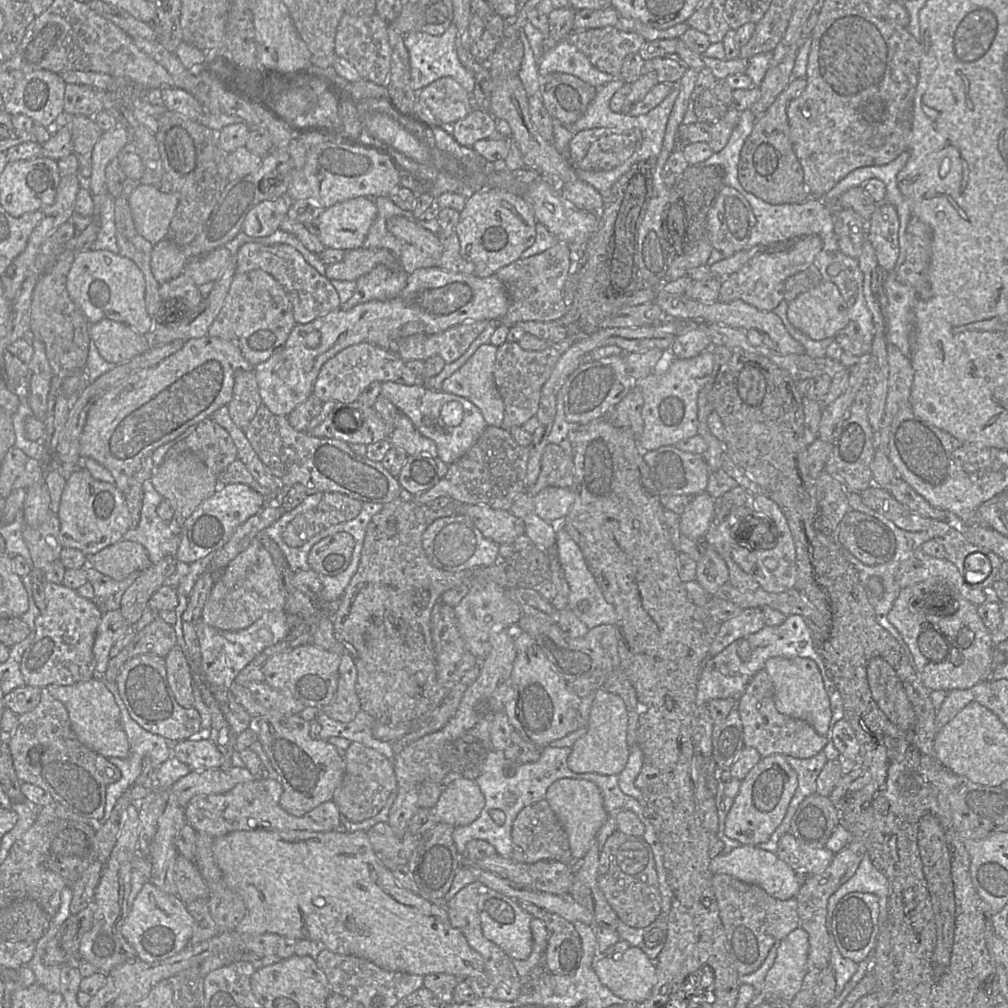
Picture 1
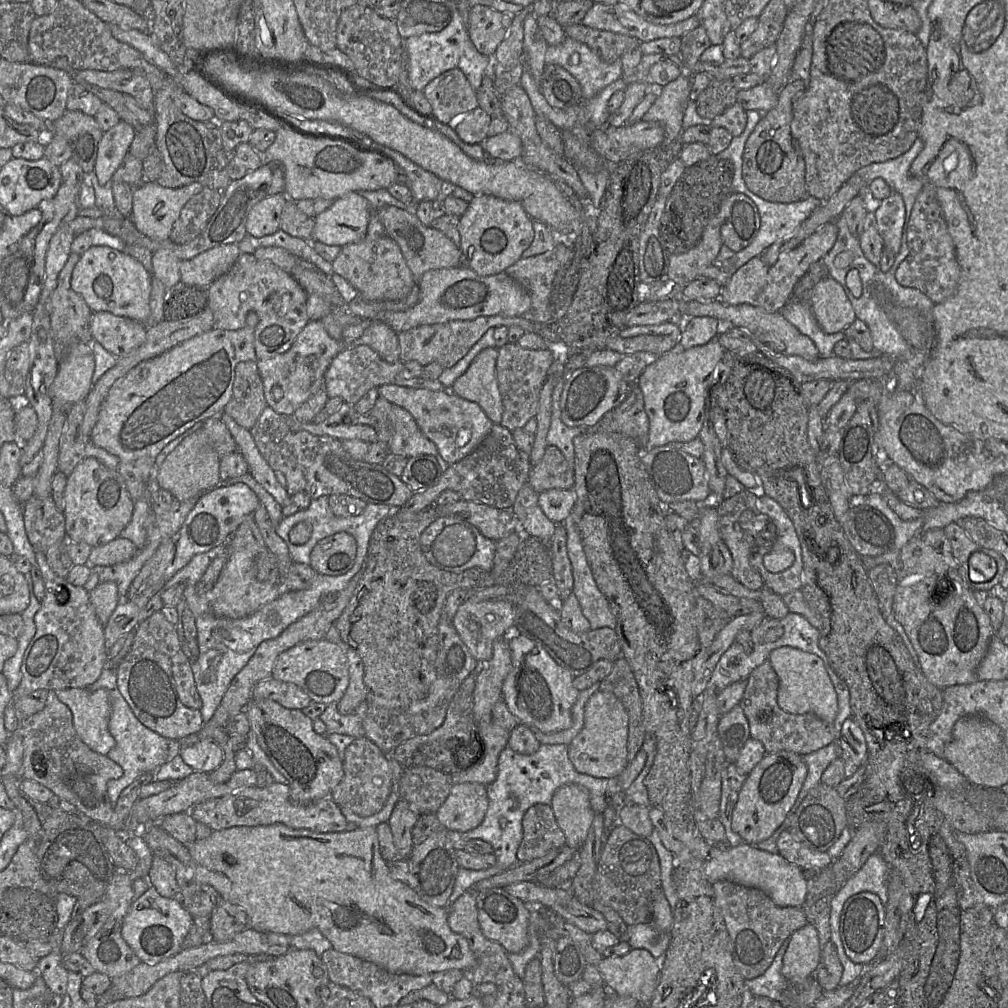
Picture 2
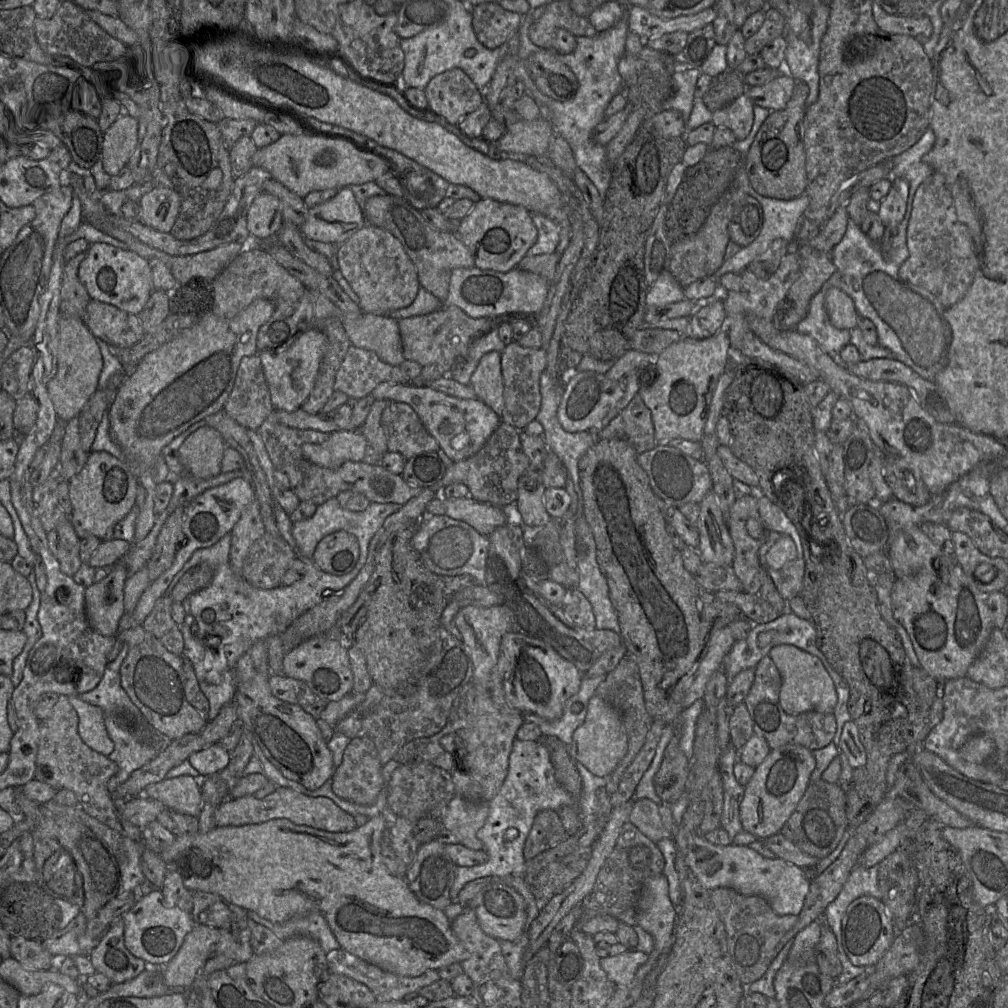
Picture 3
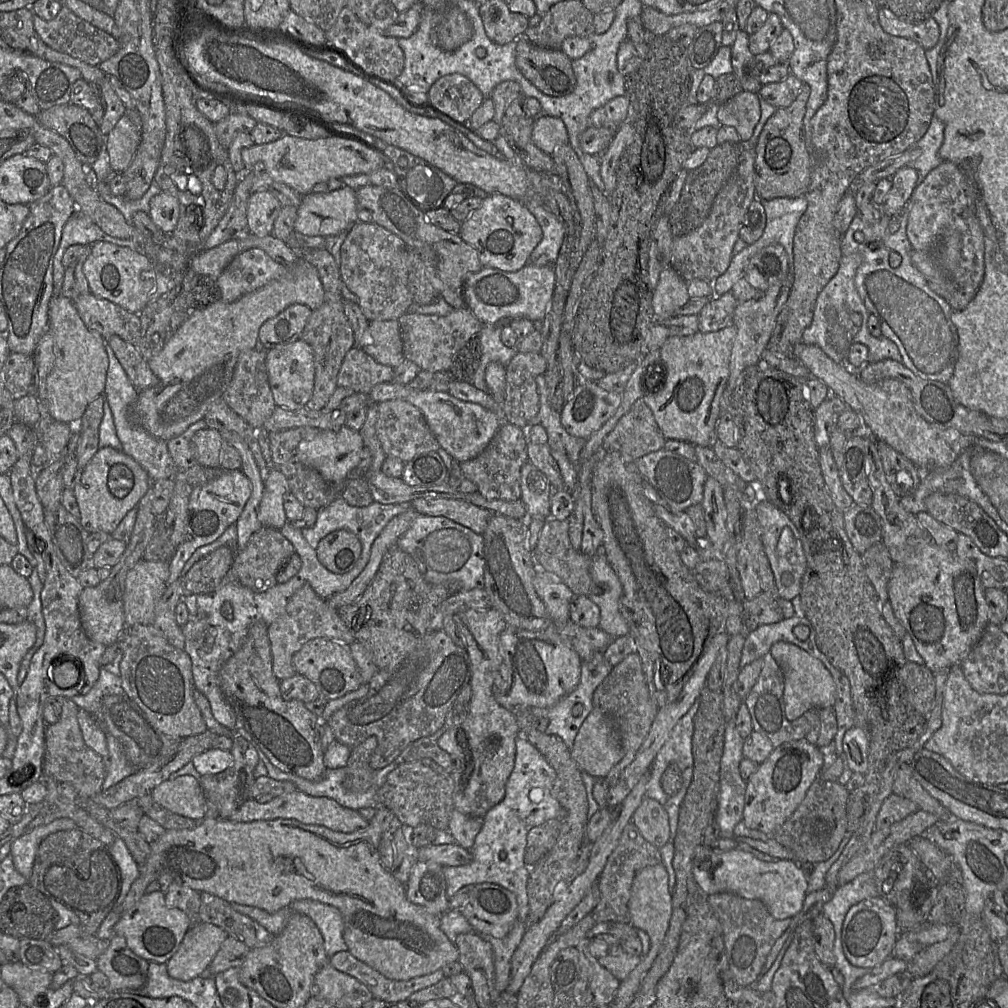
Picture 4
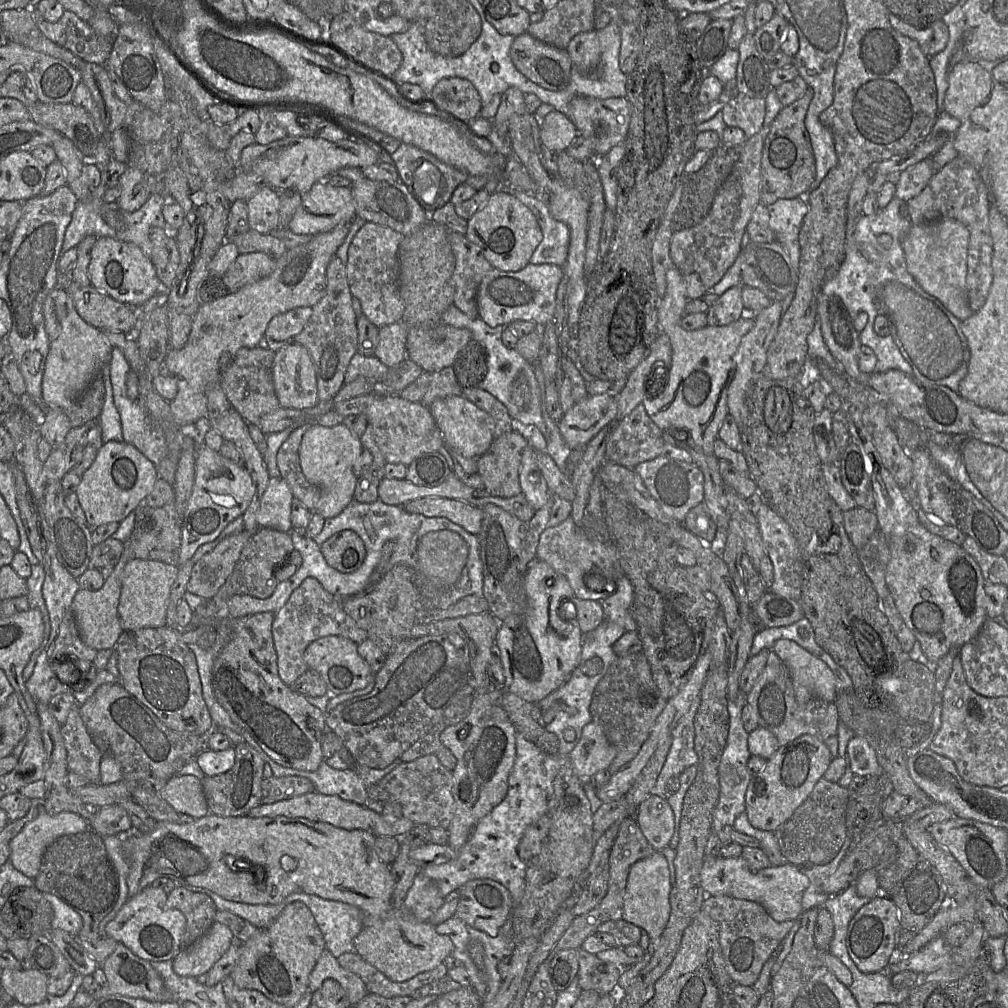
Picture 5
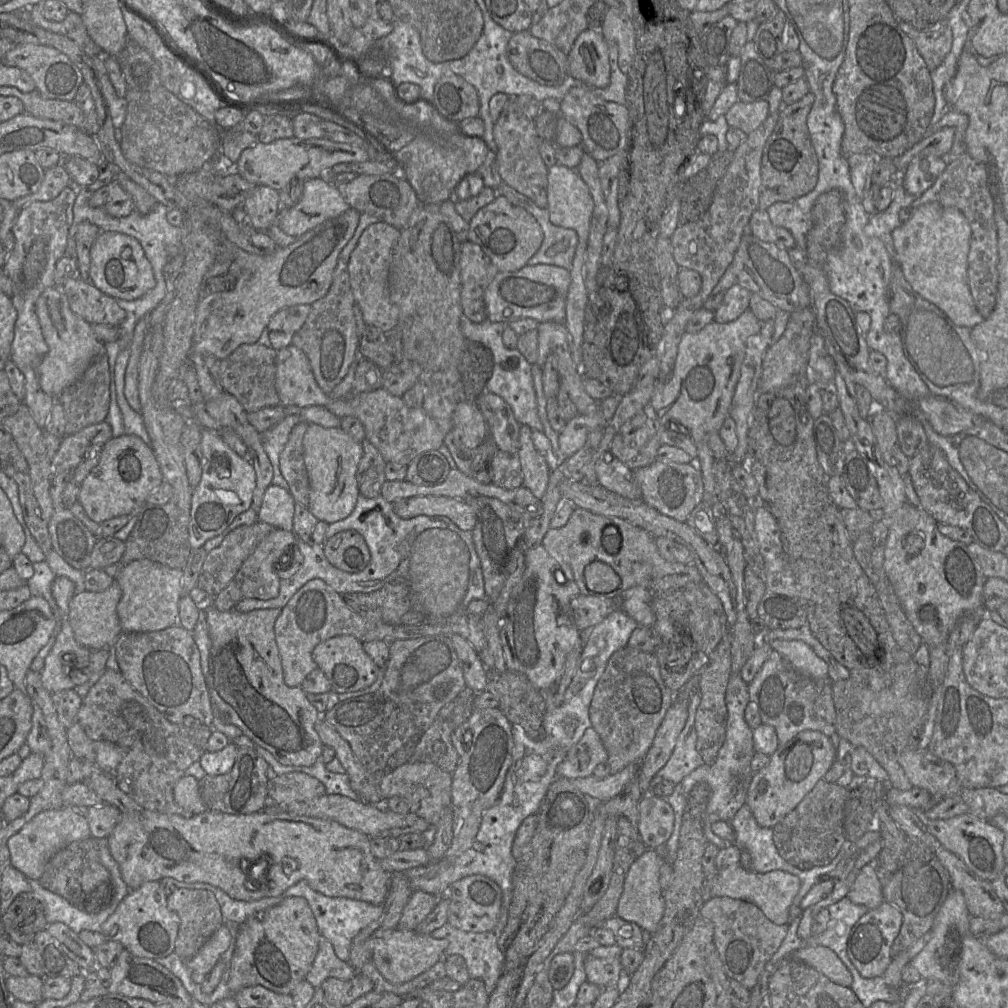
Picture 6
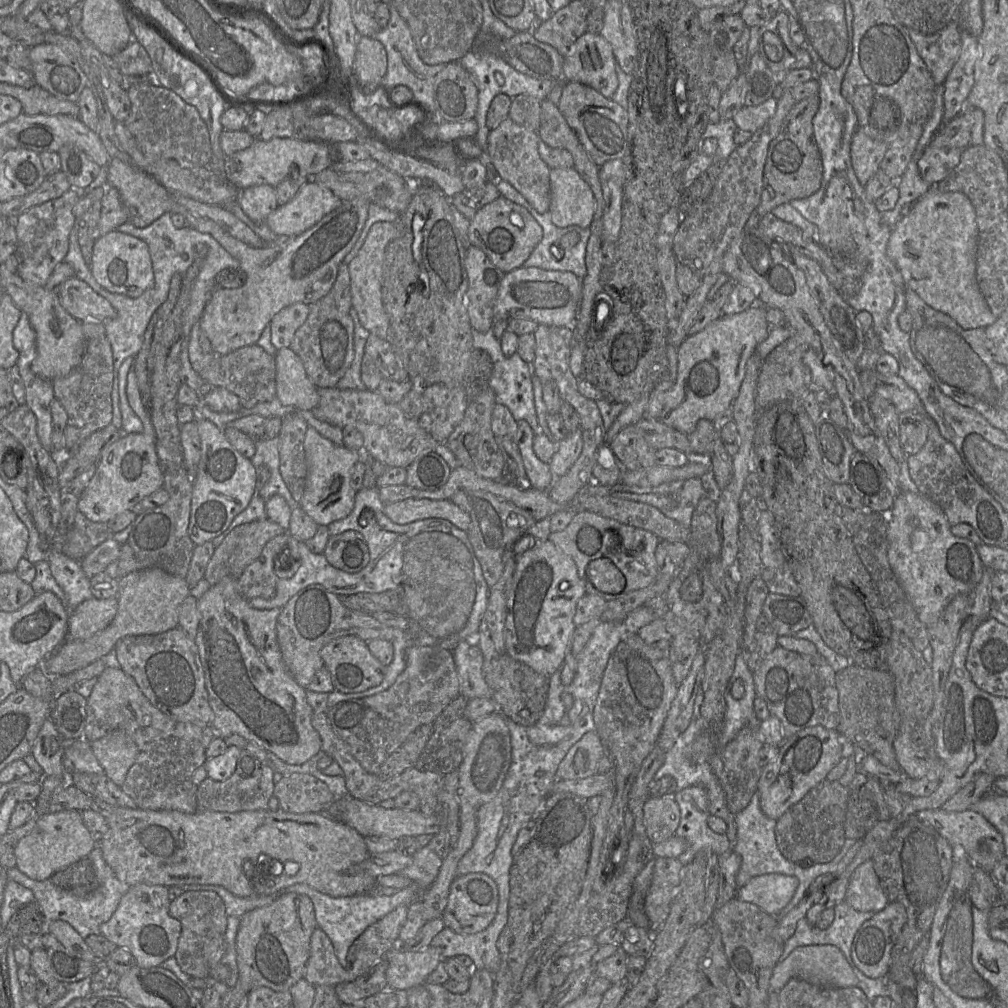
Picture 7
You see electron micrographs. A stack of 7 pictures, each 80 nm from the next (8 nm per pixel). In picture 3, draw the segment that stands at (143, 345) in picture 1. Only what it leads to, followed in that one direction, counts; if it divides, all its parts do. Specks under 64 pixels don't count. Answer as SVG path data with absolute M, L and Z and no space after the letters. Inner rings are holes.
M96 300L89 301L84 322L98 340L112 348L129 349L145 335L138 315Z

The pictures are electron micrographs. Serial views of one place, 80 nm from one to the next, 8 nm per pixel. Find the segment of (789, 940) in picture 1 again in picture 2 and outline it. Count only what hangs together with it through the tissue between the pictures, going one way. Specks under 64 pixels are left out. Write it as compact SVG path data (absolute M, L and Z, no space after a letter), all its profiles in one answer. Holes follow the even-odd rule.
M806 923L790 937L783 957L782 975L791 985L801 985L814 977L820 961L821 946L818 932Z

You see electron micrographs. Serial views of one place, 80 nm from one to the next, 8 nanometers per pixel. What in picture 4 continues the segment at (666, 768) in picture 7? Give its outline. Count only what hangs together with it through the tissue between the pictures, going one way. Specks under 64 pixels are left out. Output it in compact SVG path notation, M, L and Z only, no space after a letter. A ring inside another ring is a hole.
M698 698L674 726L649 770L649 780L646 786L645 796L658 801L663 806L667 802L668 796L662 789L660 779L667 766L675 763L682 771L693 766L693 718L699 706L700 699Z

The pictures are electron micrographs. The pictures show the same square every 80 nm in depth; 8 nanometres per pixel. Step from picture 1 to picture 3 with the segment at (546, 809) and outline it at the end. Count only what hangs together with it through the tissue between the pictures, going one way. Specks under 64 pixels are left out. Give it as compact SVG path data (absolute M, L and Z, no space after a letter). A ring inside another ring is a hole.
M542 810L534 818L531 830L525 840L523 857L529 861L567 839L561 820L554 810Z

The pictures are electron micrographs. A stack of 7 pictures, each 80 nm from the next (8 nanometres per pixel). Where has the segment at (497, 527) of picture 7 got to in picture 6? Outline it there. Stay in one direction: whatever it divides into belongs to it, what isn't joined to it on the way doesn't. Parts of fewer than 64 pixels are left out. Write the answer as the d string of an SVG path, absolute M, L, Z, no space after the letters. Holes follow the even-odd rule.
M478 496L460 500L469 504L476 513L476 524L472 530L472 536L476 553L481 562L486 599L492 603L498 598L504 586L512 555L519 544L522 544L523 536L533 519L497 498Z

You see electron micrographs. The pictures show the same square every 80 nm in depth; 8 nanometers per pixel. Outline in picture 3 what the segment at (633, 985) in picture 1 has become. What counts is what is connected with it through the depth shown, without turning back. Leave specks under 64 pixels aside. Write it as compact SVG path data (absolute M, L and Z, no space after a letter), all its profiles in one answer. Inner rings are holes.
M638 950L600 959L600 966L616 986L626 986L635 979L636 971L648 959L648 954Z

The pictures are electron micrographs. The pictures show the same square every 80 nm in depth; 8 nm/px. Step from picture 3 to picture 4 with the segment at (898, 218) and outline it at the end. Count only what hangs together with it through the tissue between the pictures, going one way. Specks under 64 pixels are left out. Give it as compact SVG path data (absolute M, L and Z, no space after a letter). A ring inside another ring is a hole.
M904 167L899 169L890 179L892 182L891 189L886 195L882 206L876 206L876 208L881 209L881 212L886 215L894 216L897 215L903 208L904 204L906 204L906 202L910 200L915 188L920 182L918 182L917 170L912 167Z

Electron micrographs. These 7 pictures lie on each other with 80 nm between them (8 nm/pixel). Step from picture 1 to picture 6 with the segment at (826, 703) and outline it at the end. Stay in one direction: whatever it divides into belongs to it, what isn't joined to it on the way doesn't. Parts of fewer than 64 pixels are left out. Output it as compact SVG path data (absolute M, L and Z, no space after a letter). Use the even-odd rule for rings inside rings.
M776 639L770 645L801 675L816 680L829 678L827 664L805 642Z

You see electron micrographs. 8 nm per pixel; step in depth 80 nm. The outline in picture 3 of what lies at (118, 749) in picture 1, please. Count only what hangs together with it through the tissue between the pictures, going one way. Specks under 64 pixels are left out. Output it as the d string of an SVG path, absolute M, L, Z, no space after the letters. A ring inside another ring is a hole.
M78 694L68 696L68 700L77 712L78 734L83 742L108 757L114 749L114 743L108 736L102 709L81 700Z

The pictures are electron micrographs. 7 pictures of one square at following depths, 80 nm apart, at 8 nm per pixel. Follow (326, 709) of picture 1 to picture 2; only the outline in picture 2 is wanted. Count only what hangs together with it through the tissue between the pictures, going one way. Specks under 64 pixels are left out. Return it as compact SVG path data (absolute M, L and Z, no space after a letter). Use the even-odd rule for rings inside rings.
M351 648L346 649L346 656L349 663L349 684L342 698L336 703L338 711L343 715L354 712L367 697L364 666L361 658Z

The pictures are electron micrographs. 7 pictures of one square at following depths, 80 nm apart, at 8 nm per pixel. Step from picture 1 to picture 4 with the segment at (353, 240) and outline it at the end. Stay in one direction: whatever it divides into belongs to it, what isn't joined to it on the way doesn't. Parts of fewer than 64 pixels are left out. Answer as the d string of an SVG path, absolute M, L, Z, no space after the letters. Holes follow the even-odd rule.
M349 186L328 193L302 196L294 229L307 236L334 238L357 222L356 191Z

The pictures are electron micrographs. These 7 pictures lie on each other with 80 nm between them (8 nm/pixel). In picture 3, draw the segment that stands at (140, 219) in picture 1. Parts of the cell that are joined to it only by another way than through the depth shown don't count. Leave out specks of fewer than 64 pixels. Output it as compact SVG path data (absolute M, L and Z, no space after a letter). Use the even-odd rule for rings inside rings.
M155 187L138 201L139 222L154 230L170 233L181 208L181 195L169 188Z

